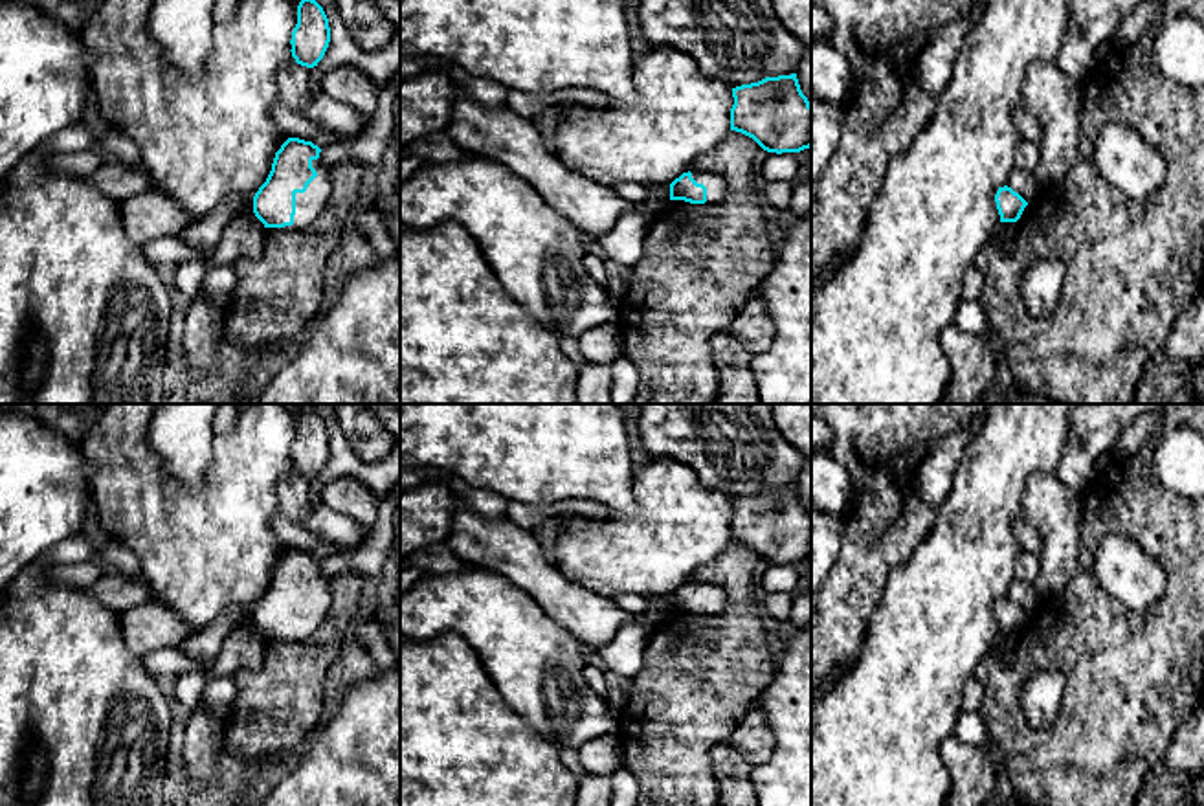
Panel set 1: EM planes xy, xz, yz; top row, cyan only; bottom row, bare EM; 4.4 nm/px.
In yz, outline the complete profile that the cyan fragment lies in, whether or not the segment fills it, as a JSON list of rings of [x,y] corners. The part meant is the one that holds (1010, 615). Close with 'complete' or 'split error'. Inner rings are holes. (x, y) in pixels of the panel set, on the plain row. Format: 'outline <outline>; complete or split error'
outline [[[1008,597],[998,599],[995,613],[1000,626],[1000,633],[1017,633],[1024,619],[1028,617],[1028,613]]]; complete

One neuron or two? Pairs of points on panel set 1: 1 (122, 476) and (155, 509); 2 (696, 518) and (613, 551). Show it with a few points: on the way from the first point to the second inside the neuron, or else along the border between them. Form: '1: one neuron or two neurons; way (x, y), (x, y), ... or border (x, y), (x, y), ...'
1: one neuron; way (129, 485), (145, 505)
2: one neuron; way (676, 529), (654, 551), (634, 551)

